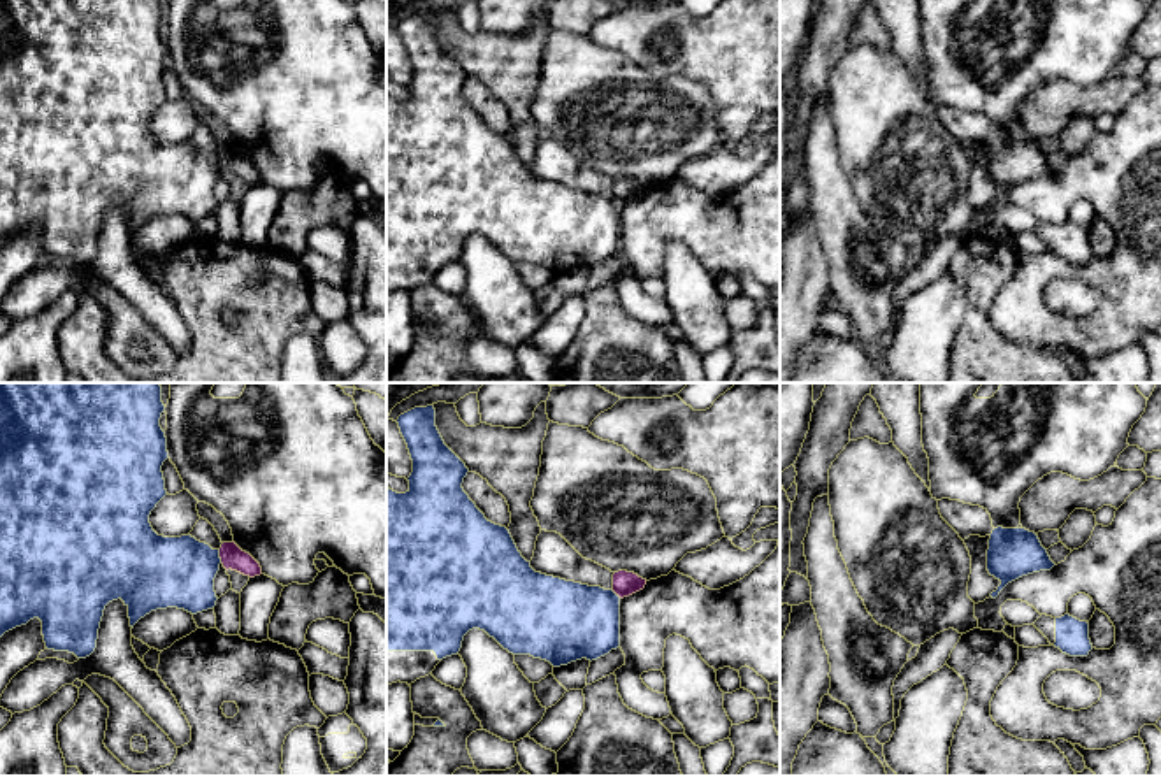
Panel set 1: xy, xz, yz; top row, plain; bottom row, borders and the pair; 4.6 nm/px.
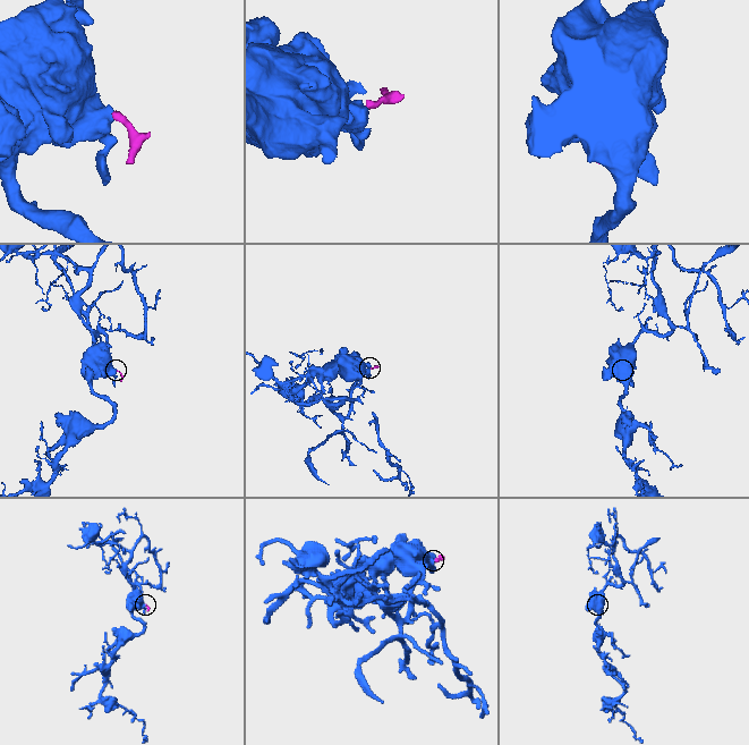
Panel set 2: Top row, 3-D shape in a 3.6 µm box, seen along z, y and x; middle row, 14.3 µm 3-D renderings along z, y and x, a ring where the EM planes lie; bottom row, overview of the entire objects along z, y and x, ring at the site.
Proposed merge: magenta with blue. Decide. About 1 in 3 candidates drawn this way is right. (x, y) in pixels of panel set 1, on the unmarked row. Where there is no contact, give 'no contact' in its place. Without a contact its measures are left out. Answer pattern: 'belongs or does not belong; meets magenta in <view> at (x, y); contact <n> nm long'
does not belong; meets magenta in xy at (220, 164); contact 70 nm long

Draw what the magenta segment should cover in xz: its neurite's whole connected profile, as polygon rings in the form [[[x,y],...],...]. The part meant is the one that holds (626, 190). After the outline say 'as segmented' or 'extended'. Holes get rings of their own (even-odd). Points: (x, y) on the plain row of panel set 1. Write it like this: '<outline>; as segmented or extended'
[[[618,177],[613,181],[613,198],[624,205],[629,204],[639,197],[643,197],[646,191],[646,186],[639,184],[634,179]]]; as segmented

